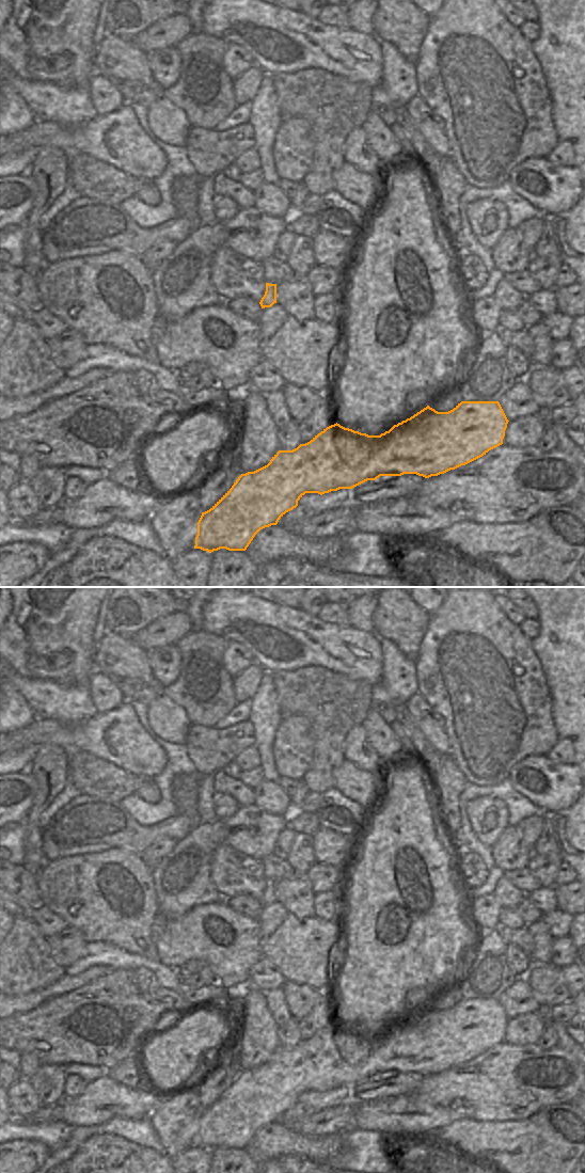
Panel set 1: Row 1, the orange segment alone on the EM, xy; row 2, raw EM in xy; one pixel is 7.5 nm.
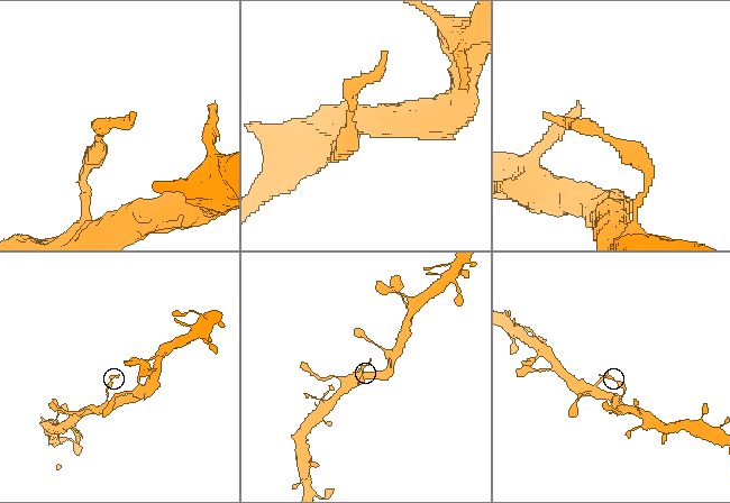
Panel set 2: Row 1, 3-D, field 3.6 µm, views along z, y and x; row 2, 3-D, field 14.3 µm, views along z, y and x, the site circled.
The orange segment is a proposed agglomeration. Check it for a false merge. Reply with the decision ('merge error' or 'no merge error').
merge error

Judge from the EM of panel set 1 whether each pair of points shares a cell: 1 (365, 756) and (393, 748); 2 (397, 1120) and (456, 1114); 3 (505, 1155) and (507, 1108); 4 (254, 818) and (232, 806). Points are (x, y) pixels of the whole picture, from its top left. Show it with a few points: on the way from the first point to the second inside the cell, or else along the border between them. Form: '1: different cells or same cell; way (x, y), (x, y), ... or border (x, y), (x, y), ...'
1: different cells; border (364, 730), (367, 741), (383, 761)
2: same cell; way (412, 1118), (435, 1118), (441, 1115)
3: different cells; border (531, 1115), (522, 1120), (480, 1120)
4: different cells; border (239, 806), (224, 821)

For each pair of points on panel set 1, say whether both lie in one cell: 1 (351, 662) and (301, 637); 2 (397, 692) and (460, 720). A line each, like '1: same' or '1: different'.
1: same
2: different

